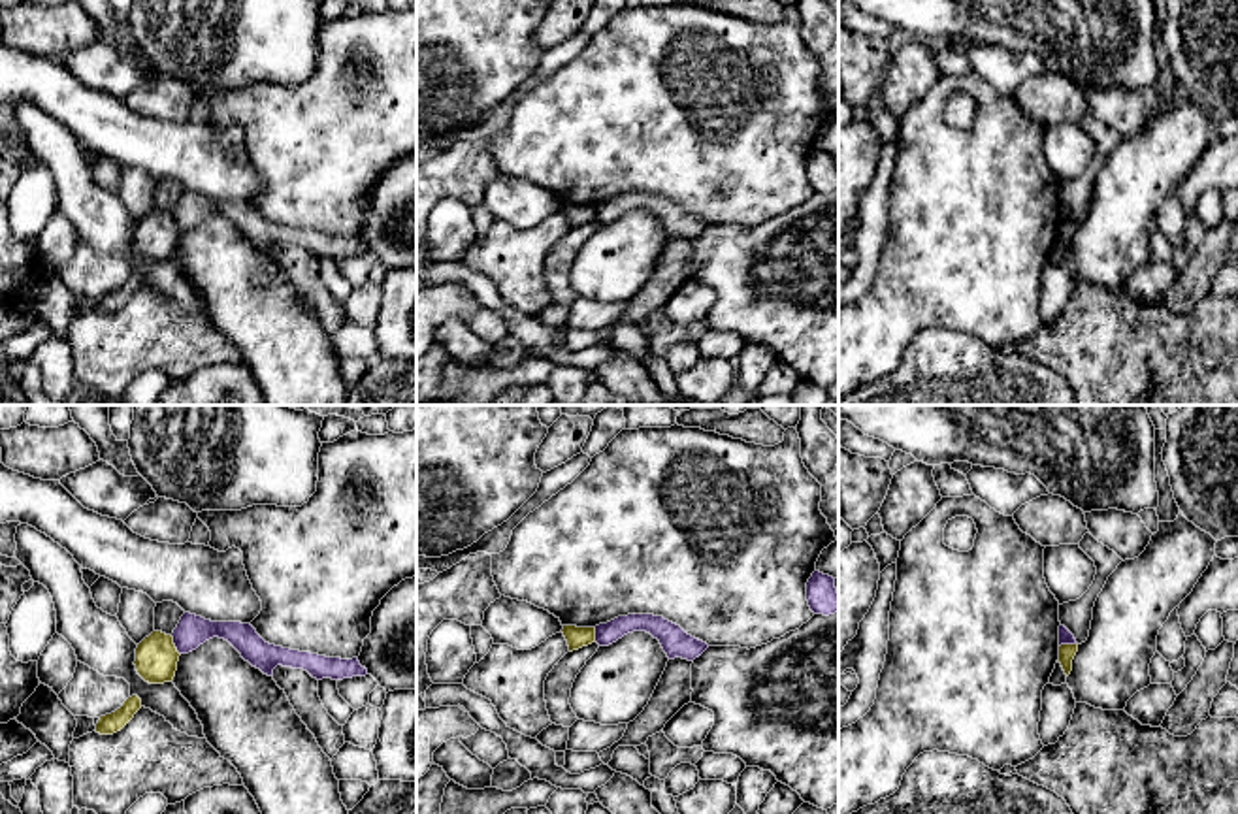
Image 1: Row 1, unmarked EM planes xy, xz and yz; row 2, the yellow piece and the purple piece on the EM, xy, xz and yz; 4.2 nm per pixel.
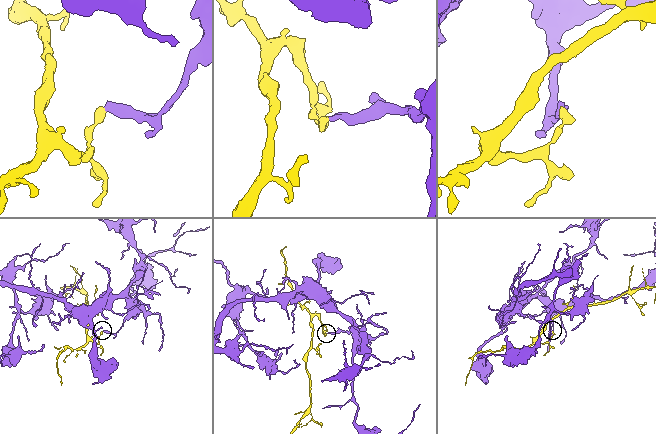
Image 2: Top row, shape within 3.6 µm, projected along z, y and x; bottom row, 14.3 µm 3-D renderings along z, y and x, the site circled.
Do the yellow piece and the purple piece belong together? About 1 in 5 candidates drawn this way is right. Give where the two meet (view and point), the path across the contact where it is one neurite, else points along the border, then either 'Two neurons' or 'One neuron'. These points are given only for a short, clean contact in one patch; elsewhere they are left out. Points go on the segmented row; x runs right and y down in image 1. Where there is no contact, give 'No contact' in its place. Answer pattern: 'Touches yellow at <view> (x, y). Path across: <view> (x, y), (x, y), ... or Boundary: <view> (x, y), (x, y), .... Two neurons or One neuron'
Touches yellow at xy (174, 645). Boundary: xy (170, 635), (179, 654). Two neurons

